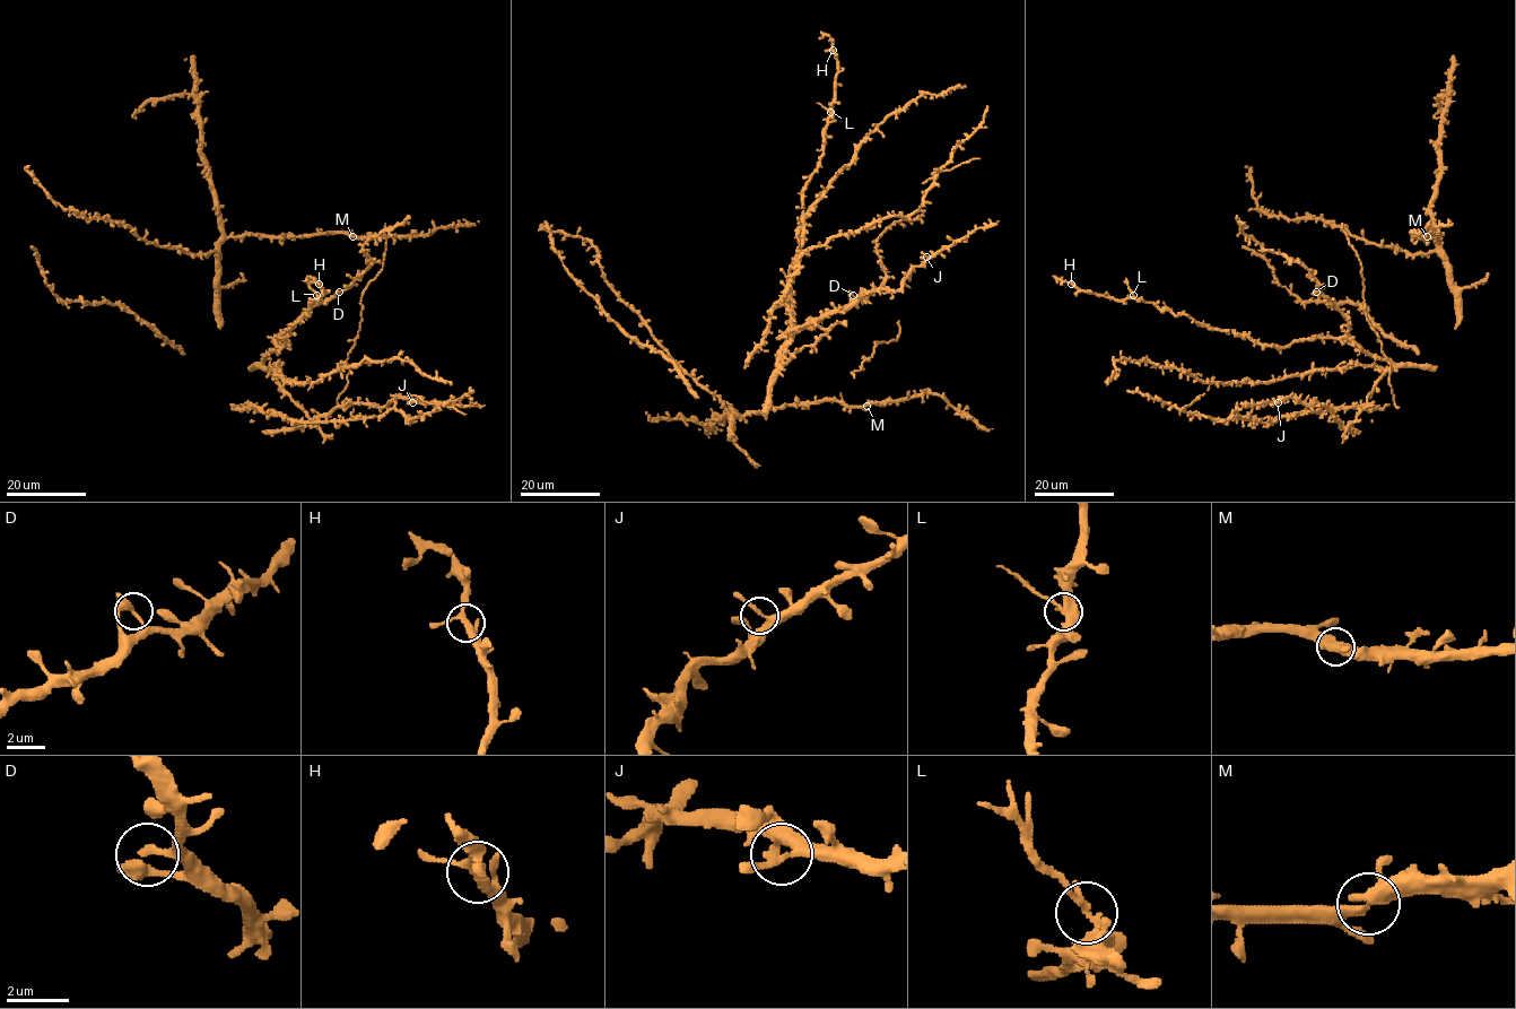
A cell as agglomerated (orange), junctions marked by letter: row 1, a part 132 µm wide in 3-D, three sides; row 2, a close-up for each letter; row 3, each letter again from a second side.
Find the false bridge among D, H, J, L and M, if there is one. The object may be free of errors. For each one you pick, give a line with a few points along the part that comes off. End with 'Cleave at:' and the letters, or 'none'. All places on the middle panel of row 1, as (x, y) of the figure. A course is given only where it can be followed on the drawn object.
L: (830, 112), (817, 103)
Cleave at: L

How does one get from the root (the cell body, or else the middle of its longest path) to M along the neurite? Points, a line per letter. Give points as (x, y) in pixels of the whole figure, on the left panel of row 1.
M: (218, 303), (218, 248), (229, 237), (333, 233), (353, 236)

